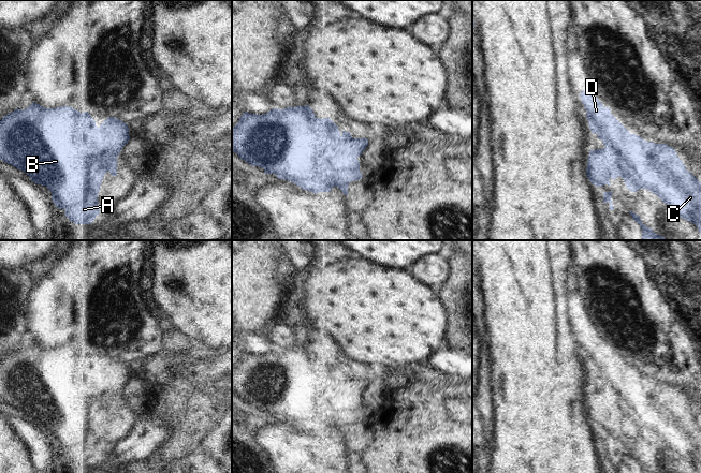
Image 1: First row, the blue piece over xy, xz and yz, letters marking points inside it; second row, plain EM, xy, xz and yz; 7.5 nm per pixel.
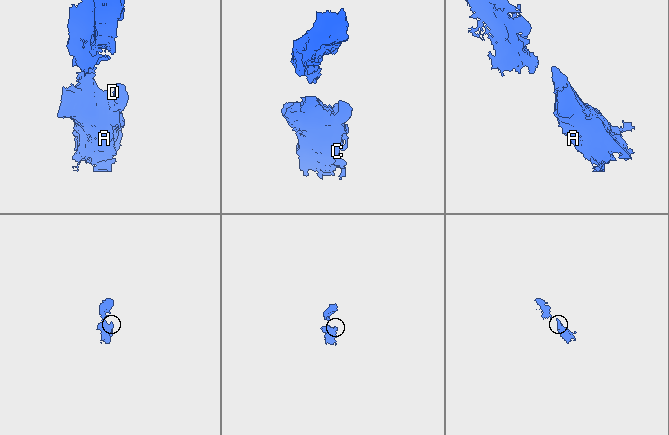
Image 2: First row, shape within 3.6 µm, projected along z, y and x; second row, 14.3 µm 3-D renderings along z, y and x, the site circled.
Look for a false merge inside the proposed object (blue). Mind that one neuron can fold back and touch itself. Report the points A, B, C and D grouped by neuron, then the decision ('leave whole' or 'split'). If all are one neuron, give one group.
groups A B C D; leave whole

